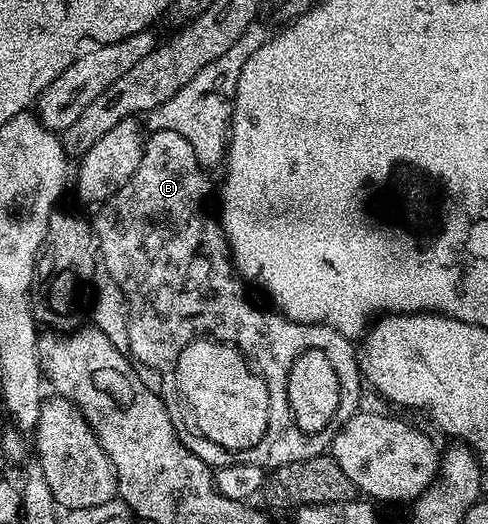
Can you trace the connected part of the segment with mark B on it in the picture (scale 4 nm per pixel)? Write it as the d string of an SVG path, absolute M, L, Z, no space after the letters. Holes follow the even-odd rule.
M155 129L152 130L146 136L145 139L145 150L143 151L143 159L139 159L139 167L135 167L135 175L131 175L131 179L127 179L127 183L122 185L120 189L114 192L113 196L109 198L108 201L104 202L96 210L97 213L97 225L95 221L95 241L98 246L100 246L101 255L101 265L102 268L106 269L106 273L112 280L115 280L119 292L125 297L125 304L128 308L128 325L129 325L129 345L128 352L131 354L132 360L134 362L146 365L149 369L154 369L157 373L162 373L163 376L168 377L165 381L167 388L171 389L172 393L164 394L164 401L166 407L170 410L176 410L176 405L179 405L179 397L176 392L178 388L177 380L174 377L174 373L177 370L177 360L180 357L180 353L187 347L187 345L194 338L198 336L202 331L200 329L213 329L221 320L229 321L229 329L233 333L237 333L237 340L235 340L235 345L237 349L244 354L246 358L258 361L261 365L281 365L285 361L285 356L289 353L289 345L298 345L297 349L304 351L307 349L321 349L326 353L327 359L332 363L335 371L337 372L338 379L341 386L341 400L340 400L340 410L339 417L341 421L346 421L351 419L357 414L357 412L362 408L361 405L361 385L363 389L363 374L361 372L361 367L359 364L359 353L355 348L354 342L350 338L343 336L339 331L335 331L330 325L324 323L306 323L303 321L290 321L288 317L283 316L283 314L274 311L272 308L260 309L257 305L252 305L251 302L245 298L246 286L243 284L242 278L238 276L235 272L235 266L231 260L230 254L227 252L227 242L225 240L225 234L221 232L221 226L216 220L213 221L211 218L205 214L205 209L201 204L205 201L205 196L209 193L209 181L205 178L206 170L203 168L200 161L197 160L195 151L191 147L191 143L187 143L187 139L183 139L183 135L179 135L175 131L167 131L166 129ZM145 249L161 249L161 273L152 273L148 269L149 261L144 257Z

